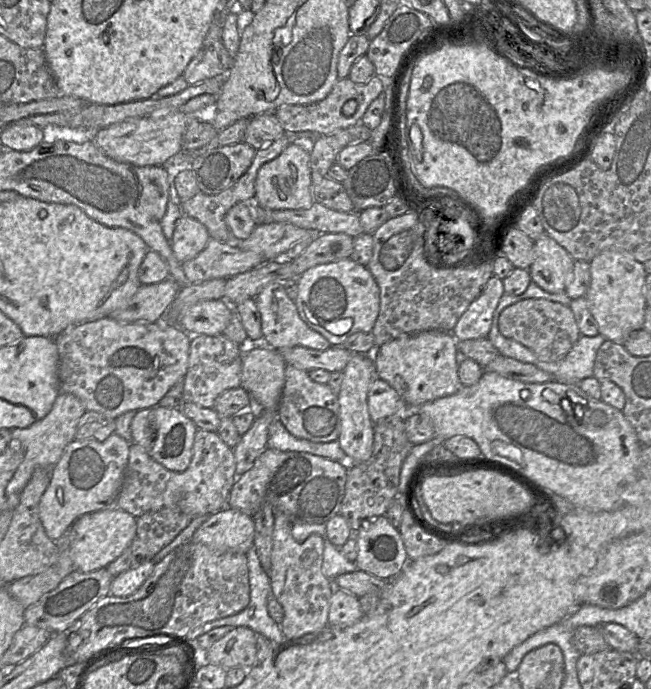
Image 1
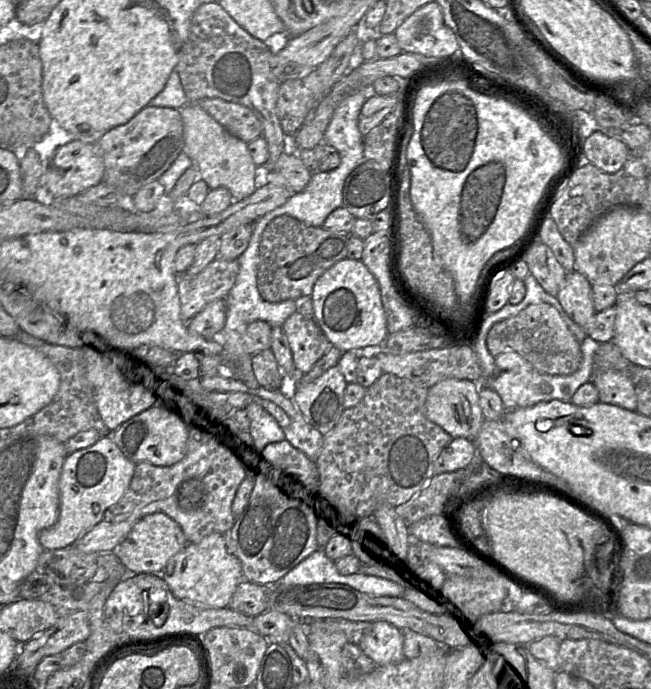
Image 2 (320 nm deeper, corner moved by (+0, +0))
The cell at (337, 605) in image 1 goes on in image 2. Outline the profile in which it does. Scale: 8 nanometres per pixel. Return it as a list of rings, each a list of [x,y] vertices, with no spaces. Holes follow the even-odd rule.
[[[384,621],[370,623],[357,645],[377,667],[396,664],[405,659],[402,632]]]

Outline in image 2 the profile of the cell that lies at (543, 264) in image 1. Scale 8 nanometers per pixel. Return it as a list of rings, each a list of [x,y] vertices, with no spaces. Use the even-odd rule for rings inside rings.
[[[566,272],[562,288],[556,298],[567,314],[585,331],[587,324],[597,313],[592,300],[592,285],[580,272]]]

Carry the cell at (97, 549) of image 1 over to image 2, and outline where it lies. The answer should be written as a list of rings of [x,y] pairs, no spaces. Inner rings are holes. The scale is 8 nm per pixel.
[[[152,513],[135,523],[113,552],[132,573],[161,573],[169,559],[188,544],[181,526],[165,513]]]

